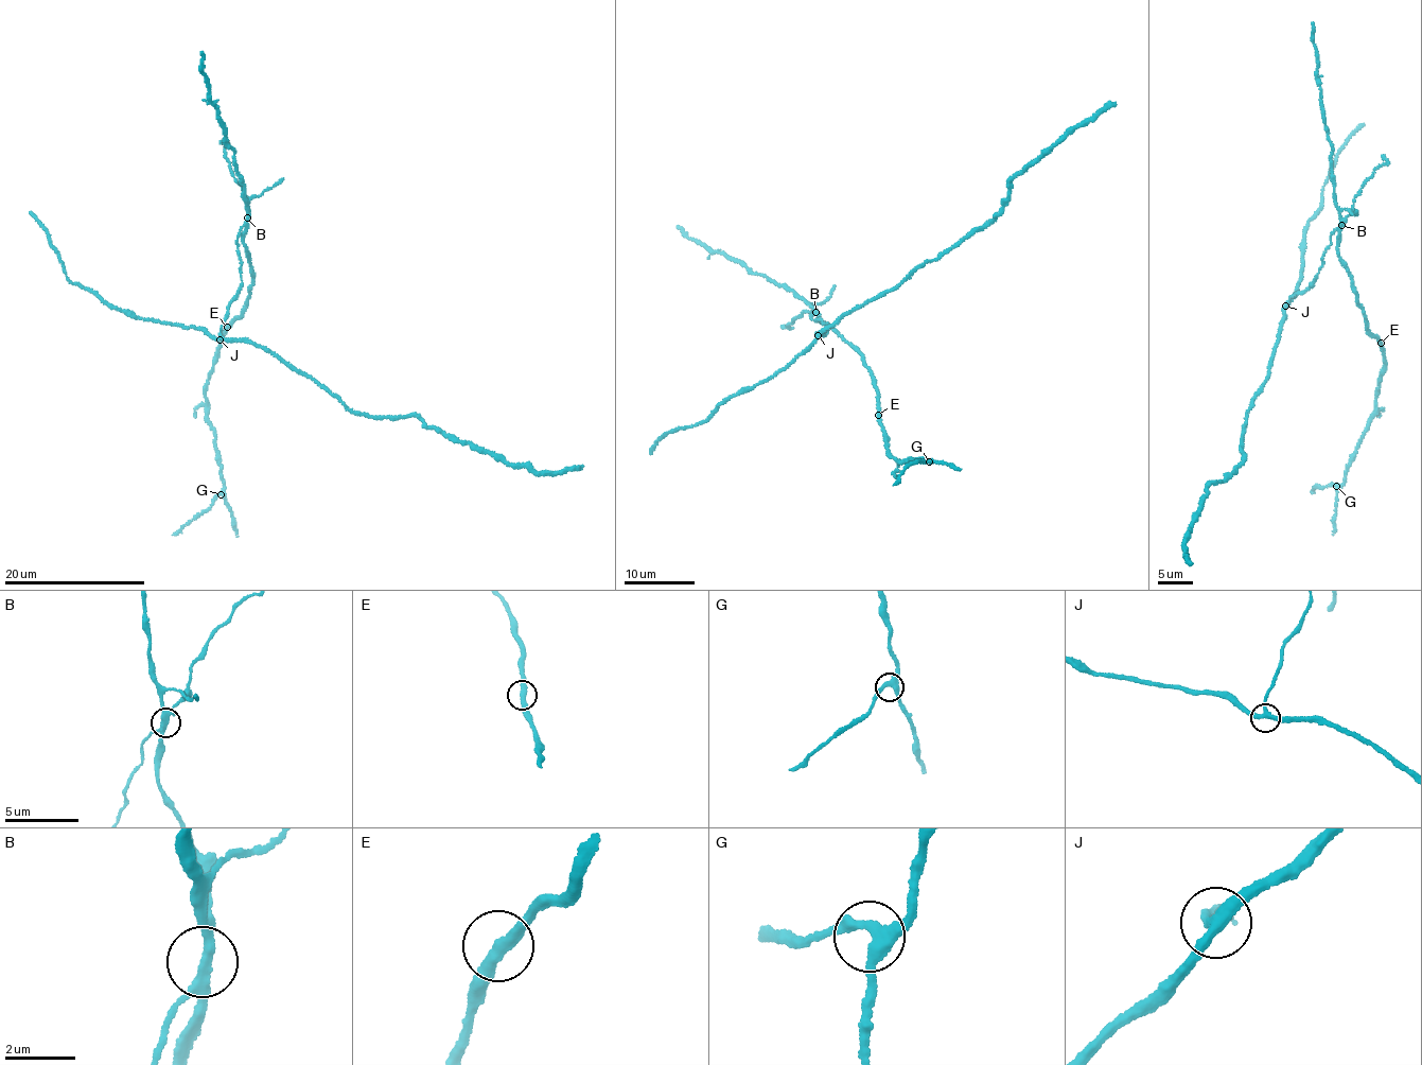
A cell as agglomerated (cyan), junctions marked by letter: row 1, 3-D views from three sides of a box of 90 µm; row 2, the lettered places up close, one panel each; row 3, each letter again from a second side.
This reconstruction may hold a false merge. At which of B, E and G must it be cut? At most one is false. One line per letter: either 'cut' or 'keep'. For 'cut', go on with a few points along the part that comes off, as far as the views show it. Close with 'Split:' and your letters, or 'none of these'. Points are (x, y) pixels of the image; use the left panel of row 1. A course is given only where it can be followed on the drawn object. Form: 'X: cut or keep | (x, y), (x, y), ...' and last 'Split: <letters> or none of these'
B: cut | (247, 217), (224, 337), (275, 352), (360, 413), (415, 416), (453, 441), (539, 471), (583, 466)
E: keep
G: keep
Split: B

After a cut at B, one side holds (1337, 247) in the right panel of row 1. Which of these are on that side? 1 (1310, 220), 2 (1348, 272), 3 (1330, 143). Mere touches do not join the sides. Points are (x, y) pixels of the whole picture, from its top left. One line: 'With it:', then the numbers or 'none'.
With it: 2, 3

